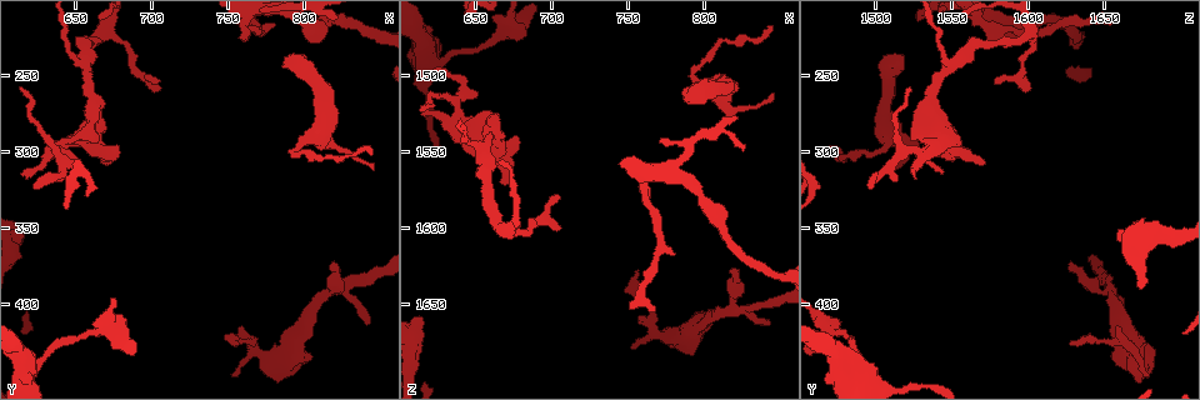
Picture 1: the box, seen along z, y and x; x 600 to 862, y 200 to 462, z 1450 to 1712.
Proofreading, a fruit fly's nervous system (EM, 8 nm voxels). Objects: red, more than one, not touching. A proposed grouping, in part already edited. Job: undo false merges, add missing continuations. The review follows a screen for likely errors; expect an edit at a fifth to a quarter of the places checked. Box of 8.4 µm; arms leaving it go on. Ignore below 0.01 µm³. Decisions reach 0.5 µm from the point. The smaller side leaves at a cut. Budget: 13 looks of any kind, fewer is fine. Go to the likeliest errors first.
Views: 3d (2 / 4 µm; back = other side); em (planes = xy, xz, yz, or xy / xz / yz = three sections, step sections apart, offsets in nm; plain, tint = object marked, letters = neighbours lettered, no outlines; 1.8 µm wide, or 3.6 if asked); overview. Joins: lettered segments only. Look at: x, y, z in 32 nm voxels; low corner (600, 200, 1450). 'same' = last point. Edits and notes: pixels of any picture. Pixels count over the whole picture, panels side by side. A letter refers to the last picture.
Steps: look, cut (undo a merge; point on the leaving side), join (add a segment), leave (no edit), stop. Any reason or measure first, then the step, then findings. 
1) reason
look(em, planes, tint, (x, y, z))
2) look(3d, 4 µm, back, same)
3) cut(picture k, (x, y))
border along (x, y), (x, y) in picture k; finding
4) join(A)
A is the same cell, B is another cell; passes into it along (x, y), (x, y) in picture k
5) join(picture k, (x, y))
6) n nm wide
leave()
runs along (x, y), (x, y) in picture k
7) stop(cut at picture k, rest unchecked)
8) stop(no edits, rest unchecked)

sharp bend
look(3d, 2 µm, back, (792, 424, 1668))

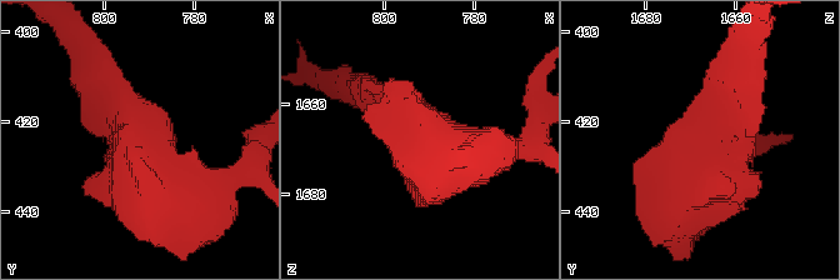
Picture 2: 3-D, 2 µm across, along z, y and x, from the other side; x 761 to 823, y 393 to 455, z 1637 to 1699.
look(em, planes, letters, (791, 425, 1667))

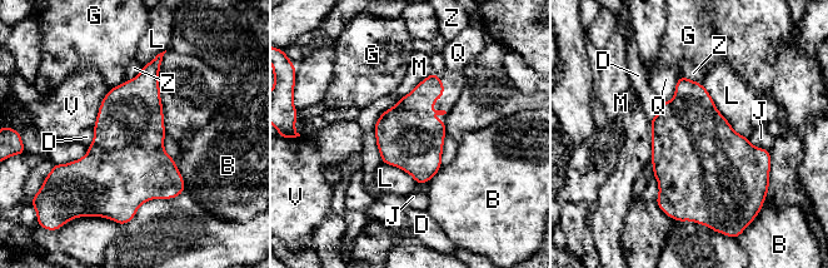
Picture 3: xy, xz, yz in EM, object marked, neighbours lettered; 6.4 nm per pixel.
L touches over 480 nm
leave()
B, D, G, J, L, M, Q, V and Z are other cells; border along (399, 99), (374, 127), (380, 162) in picture 3; all the same neuron

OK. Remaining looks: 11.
free end
look(3d, 2 µm, (786, 242, 1512))

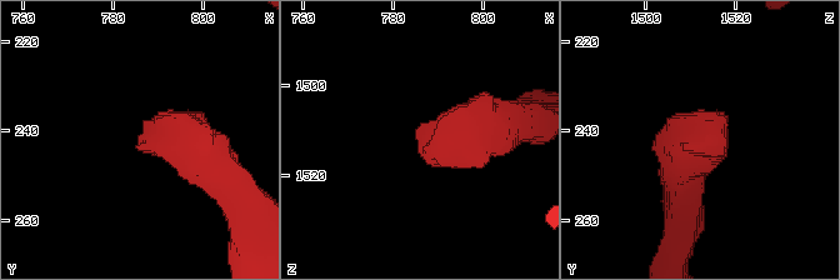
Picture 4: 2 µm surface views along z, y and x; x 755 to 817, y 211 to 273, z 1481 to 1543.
look(em, planes, letters, (785, 243, 1512))

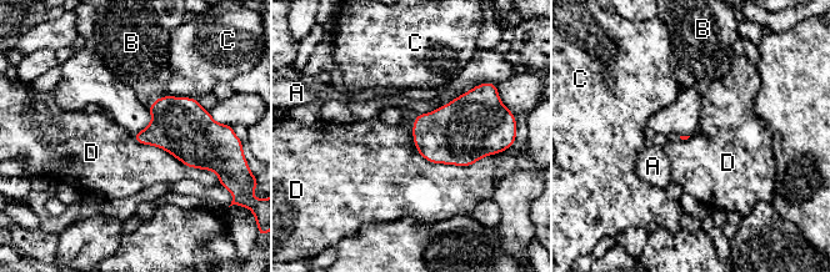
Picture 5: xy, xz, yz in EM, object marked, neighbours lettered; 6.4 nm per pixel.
join(picture 5, (141, 64))
B is the same cell, A, C and D are other cells; passes into it along (180, 126), (156, 99), (141, 64) in picture 5; the neuron continues

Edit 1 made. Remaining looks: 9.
look(overview)

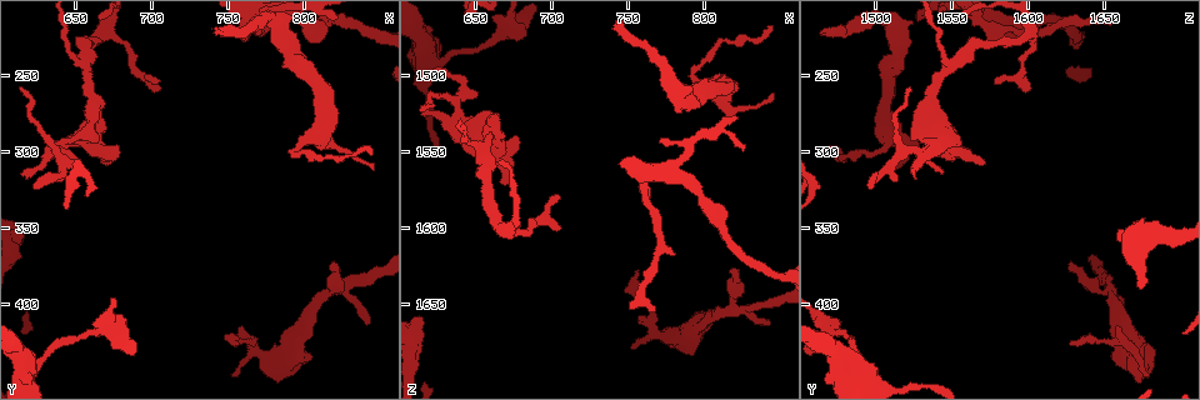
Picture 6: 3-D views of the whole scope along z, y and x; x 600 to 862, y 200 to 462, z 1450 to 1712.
an open end
look(3d, 4 µm, (620, 322, 1494))

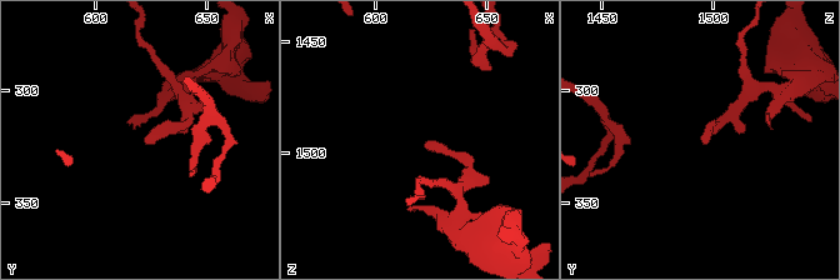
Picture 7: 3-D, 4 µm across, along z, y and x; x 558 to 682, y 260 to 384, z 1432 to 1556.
shape alone is not enough
look(em, planes, letters, (622, 323, 1495))

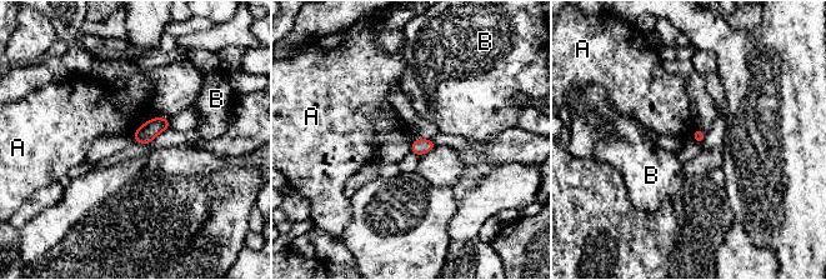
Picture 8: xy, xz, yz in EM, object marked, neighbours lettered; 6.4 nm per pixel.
80 nm wide
leave()
A and B are other cells; border along (169, 118), (150, 118), (131, 134) in picture 8; no lettered segment goes on from it

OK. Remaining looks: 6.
look(em, xy, step 16, tint, (666, 308, 1570))

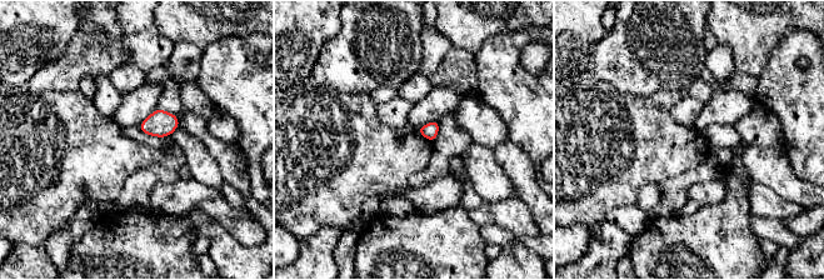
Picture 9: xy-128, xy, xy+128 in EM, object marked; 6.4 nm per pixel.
look(em, planes, letters, same)

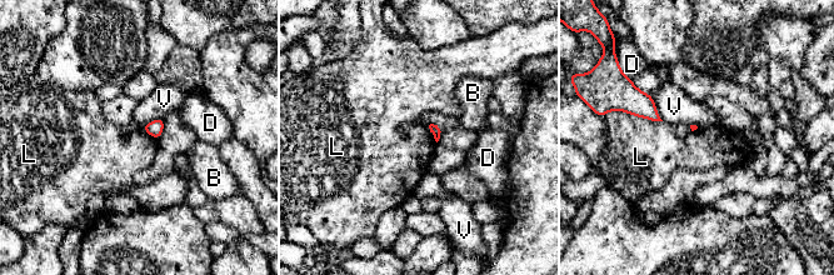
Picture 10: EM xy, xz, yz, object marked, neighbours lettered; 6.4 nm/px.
leave()
B, D, L and V are other cells; border along (617, 109), (662, 121) in picture 10; none of them fits

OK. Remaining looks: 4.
calibre changes
look(em, planes, plain, (632, 428, 1484))

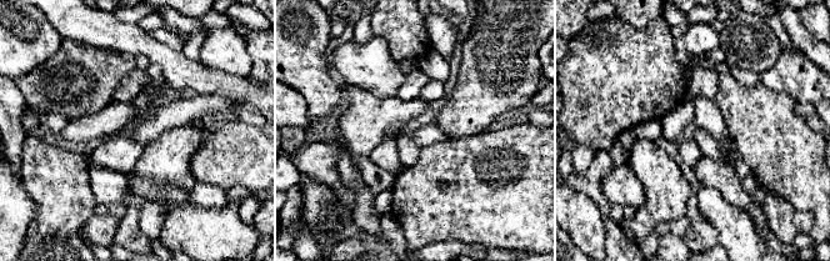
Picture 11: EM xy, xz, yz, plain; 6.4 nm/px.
look(em, planes, letters, same)

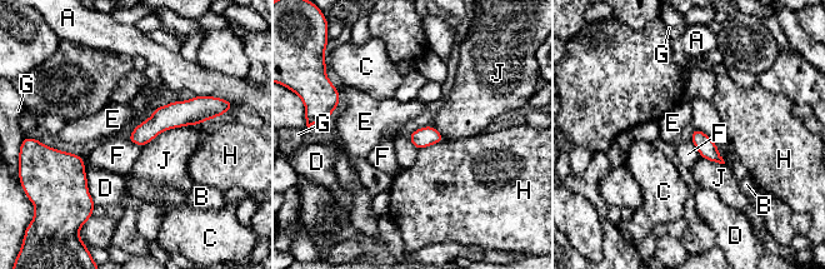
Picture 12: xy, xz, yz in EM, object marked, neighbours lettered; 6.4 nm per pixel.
leave()
A, B, C, D, E, F, G, H and J are other cells; one neuron here

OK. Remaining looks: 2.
stop(join at picture 5, rest unchecked)

